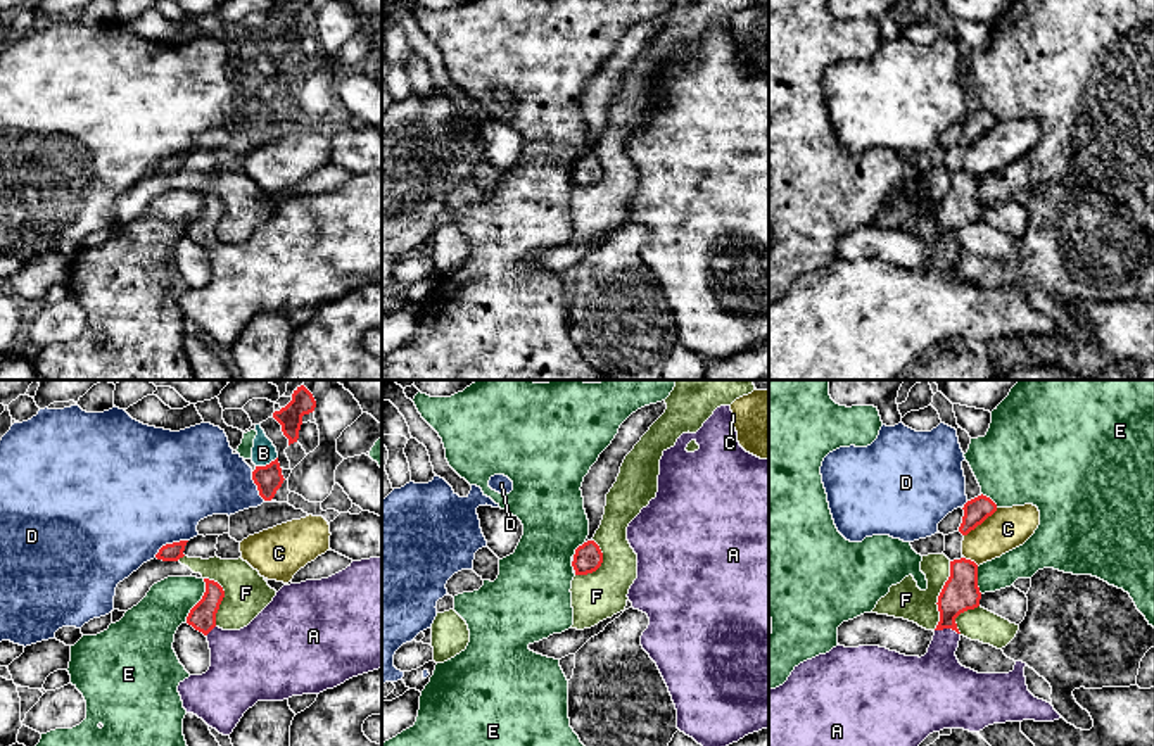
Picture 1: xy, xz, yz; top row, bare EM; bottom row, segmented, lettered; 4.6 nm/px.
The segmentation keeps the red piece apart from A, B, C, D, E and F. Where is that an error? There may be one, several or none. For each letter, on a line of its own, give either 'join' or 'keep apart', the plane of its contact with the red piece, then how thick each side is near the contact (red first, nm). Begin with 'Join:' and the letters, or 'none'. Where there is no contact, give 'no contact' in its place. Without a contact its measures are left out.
Join: A
A: join | yz | 170/260 nm
B: keep apart | xy | 130/110 nm
C: keep apart | yz | 120/190 nm
D: keep apart | xy | 80/480 nm
E: keep apart | xy | 130/220 nm
F: keep apart | yz | 170/170 nm

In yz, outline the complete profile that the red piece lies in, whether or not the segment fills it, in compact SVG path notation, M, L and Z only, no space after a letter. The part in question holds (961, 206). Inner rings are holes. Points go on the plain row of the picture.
M961 171L950 174L950 190L938 209L940 235L924 269L905 269L879 259L836 259L795 280L788 294L769 302L769 380L898 380L933 345L964 342L980 345L1005 335L1054 335L1061 328L1026 299L1026 276L1016 275L1009 287L978 287L959 276L961 245L955 231L980 219L978 178Z

